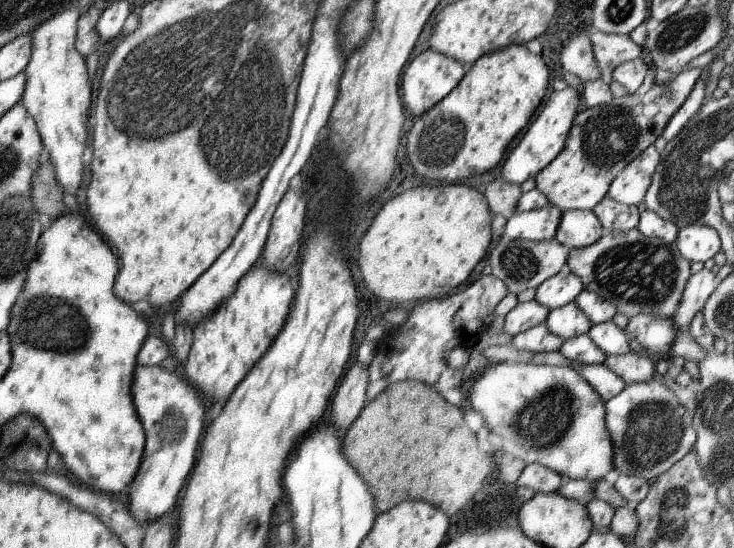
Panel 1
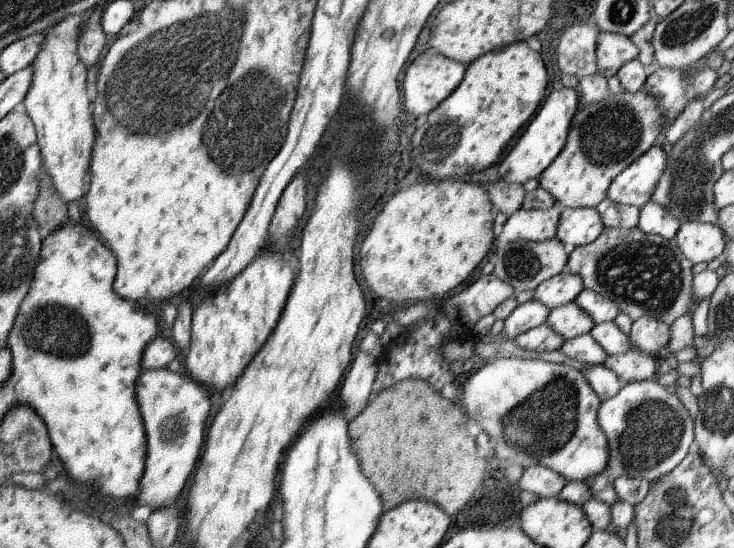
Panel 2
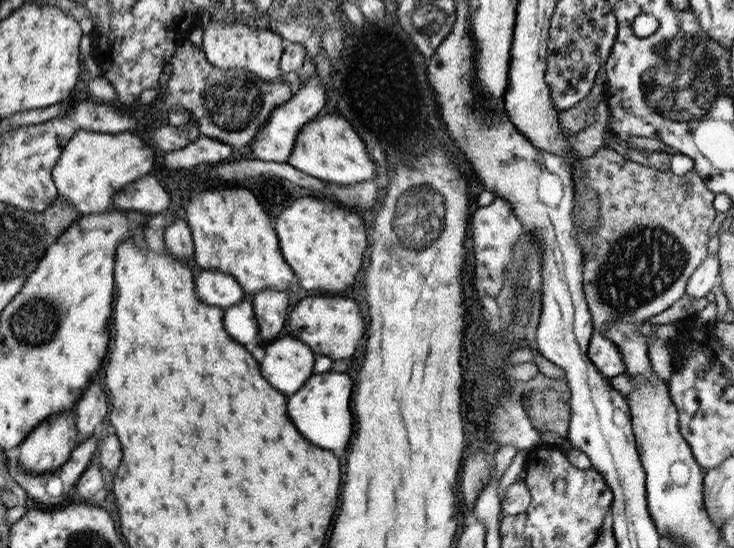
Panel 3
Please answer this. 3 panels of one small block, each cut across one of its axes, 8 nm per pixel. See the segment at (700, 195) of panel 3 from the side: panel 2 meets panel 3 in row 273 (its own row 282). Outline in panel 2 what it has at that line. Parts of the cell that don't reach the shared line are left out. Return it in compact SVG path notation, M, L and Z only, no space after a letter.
M638 227L630 230L605 228L594 242L576 247L568 255L566 270L582 278L583 288L594 290L612 300L618 305L619 312L628 314L633 321L648 316L672 326L674 320L688 314L698 303L692 292L692 280L695 276L692 272L693 264L680 252L675 240L646 234Z

